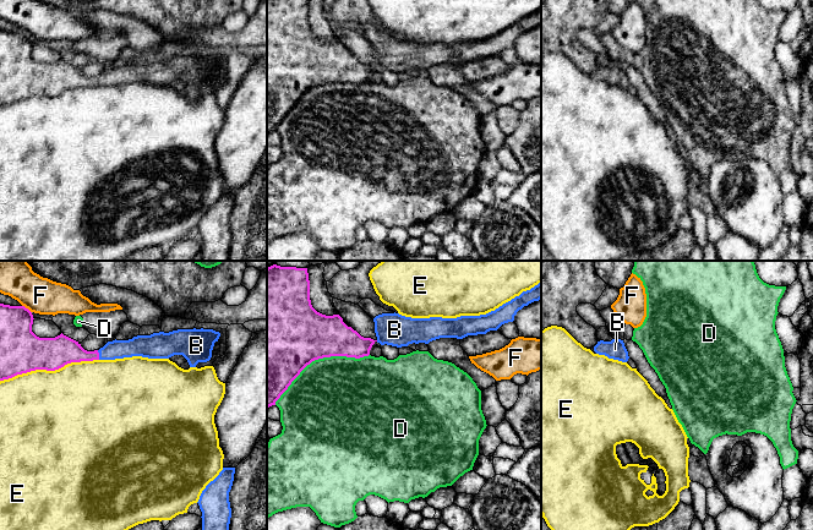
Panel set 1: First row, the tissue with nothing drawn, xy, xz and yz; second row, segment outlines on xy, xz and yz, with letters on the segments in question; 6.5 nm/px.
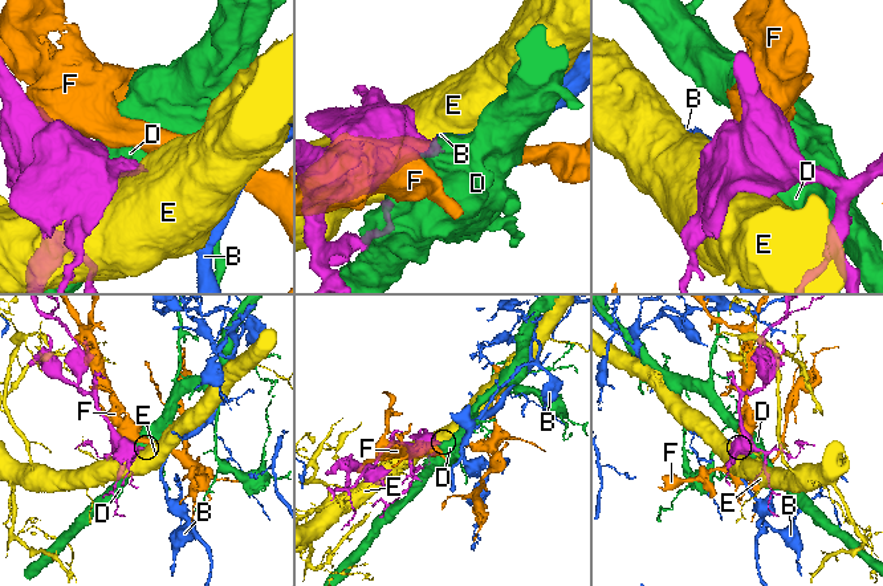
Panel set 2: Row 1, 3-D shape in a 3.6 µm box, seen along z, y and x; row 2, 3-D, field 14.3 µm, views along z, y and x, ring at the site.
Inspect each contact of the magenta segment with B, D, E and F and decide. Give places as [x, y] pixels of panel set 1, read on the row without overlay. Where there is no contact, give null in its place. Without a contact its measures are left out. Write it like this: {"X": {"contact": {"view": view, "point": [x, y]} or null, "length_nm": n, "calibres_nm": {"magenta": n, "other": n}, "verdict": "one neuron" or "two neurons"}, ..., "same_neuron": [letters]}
{"B": {"contact": {"view": "xy", "point": [98, 81]}, "length_nm": 70, "calibres_nm": {"magenta": 190, "other": 130}, "verdict": "one neuron"}, "D": {"contact": {"view": "xz", "point": [318, 83]}, "length_nm": 700, "calibres_nm": {"magenta": 460, "other": 480}, "verdict": "two neurons"}, "E": {"contact": {"view": "xy", "point": [49, 96]}, "length_nm": 650, "calibres_nm": {"magenta": 280, "other": 500}, "verdict": "two neurons"}, "F": {"contact": {"view": "xy", "point": [27, 34]}, "length_nm": 80, "calibres_nm": {"magenta": 260, "other": 240}, "verdict": "two neurons"}, "same_neuron": ["B"]}

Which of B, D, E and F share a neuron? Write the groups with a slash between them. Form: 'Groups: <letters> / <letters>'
Groups: B / D / E / F

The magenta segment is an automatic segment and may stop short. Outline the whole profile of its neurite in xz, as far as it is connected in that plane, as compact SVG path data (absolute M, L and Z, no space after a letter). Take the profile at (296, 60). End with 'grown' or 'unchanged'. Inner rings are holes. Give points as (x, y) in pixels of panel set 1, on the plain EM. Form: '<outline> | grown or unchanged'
M267 0L267 135L275 131L312 87L331 82L369 82L376 67L348 53L339 40L317 38L310 26L309 0Z | unchanged

